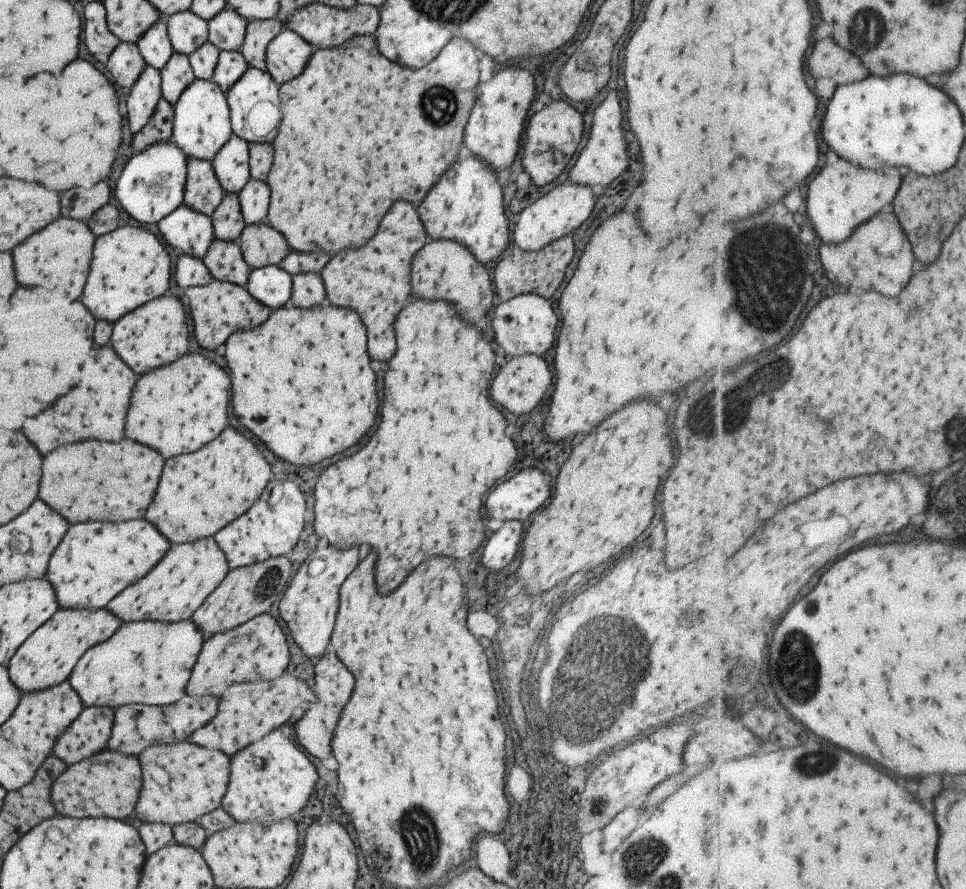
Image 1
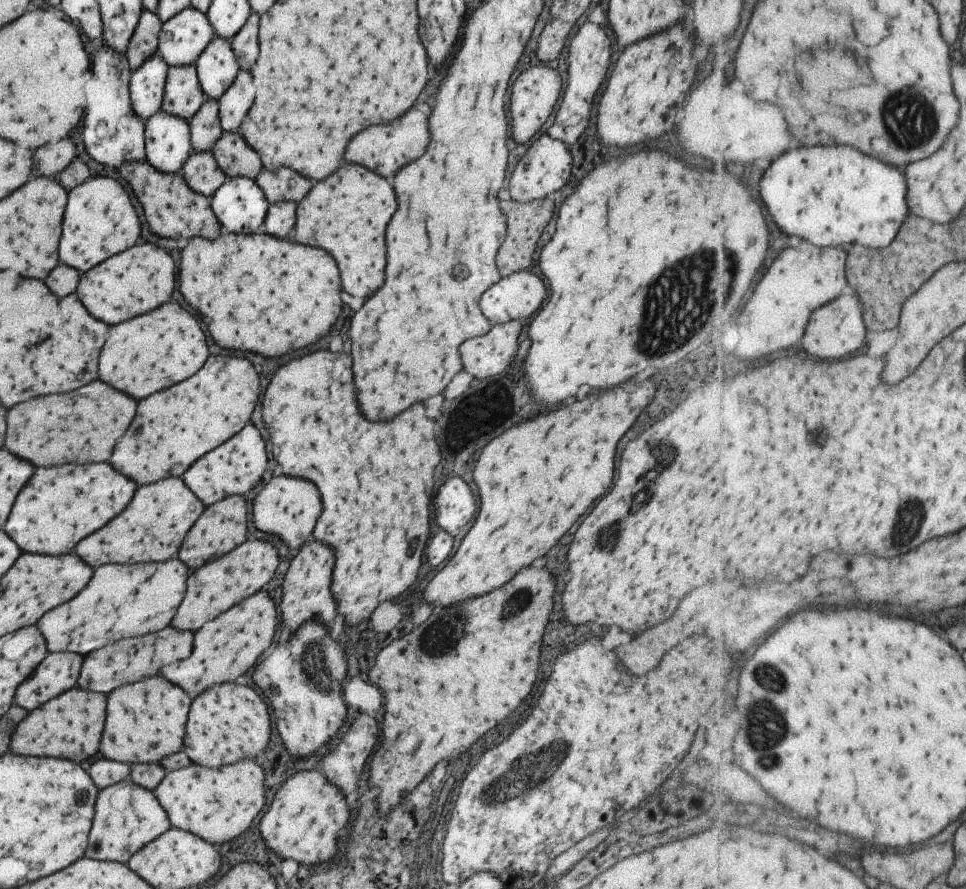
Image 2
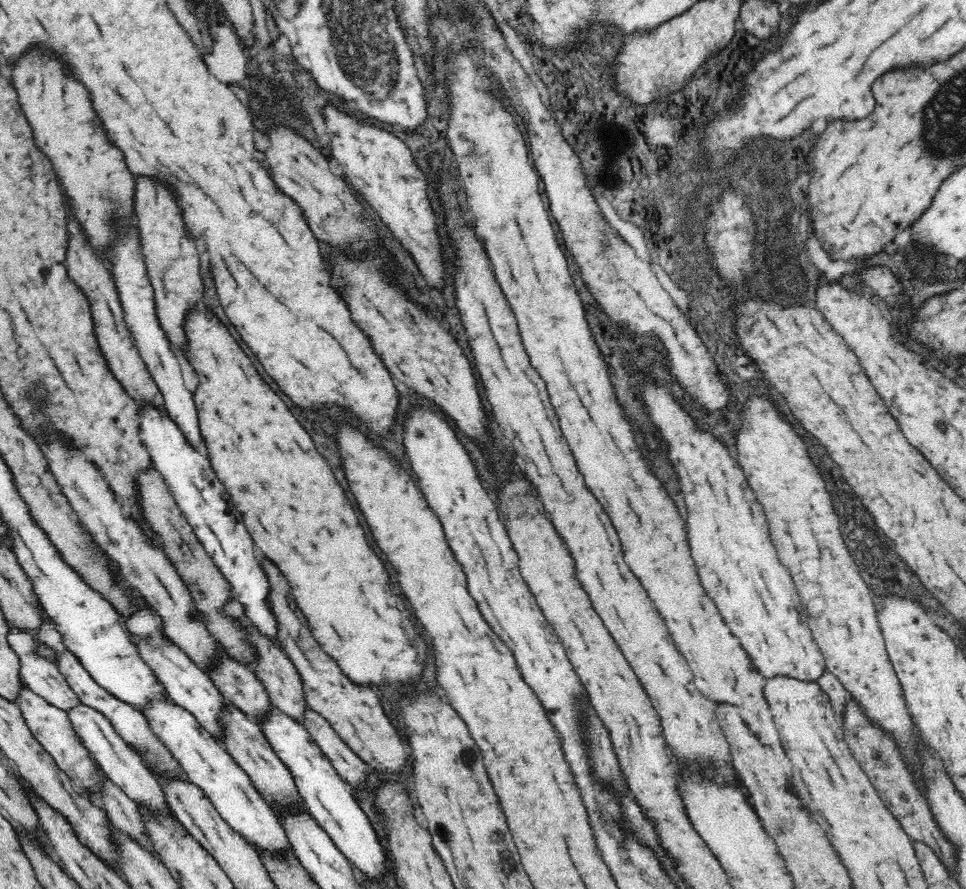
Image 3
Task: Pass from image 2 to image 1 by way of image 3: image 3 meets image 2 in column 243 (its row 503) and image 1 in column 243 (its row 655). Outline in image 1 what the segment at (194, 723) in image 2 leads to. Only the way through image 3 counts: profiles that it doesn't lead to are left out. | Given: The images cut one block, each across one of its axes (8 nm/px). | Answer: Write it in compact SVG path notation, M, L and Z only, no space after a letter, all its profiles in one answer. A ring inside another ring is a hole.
M271 730L261 740L231 756L229 782L227 792L221 799L221 807L239 824L287 818L305 806L315 780L317 772L305 754L293 746L281 730Z

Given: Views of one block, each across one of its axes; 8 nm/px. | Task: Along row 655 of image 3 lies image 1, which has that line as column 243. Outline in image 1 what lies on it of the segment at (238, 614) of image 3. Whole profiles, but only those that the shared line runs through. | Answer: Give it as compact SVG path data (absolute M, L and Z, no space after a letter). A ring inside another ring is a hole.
M214 238L201 260L213 279L235 286L244 287L247 284L250 268L243 260L237 242L225 242Z

